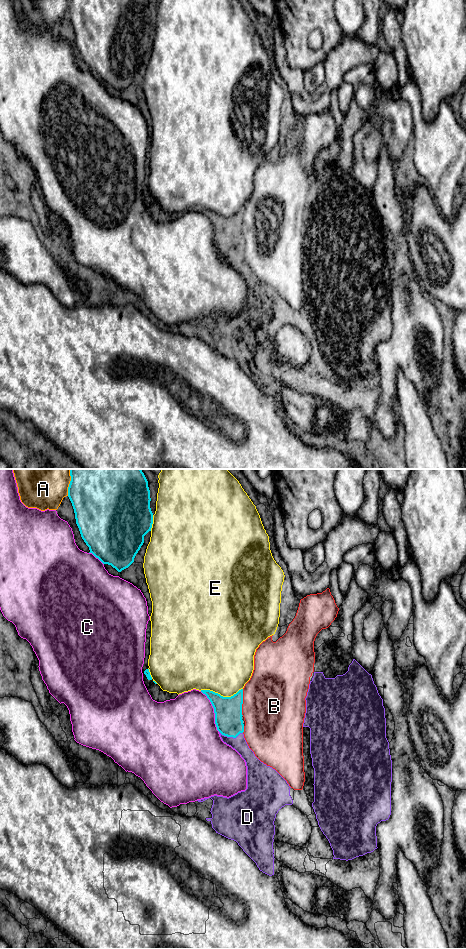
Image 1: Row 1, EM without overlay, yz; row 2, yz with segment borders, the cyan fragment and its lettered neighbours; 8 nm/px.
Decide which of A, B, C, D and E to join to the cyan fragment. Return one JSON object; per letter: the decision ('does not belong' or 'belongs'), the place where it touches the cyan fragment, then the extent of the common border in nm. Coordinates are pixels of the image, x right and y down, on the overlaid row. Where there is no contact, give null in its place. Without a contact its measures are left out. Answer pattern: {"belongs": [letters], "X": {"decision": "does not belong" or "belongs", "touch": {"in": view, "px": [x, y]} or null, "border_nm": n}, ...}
{"belongs": [], "A": {"decision": "does not belong", "touch": {"in": "yz", "px": [70, 482]}, "border_nm": 220}, "B": {"decision": "does not belong", "touch": {"in": "yz", "px": [242, 702]}, "border_nm": 220}, "C": {"decision": "does not belong", "touch": {"in": "yz", "px": [214, 711]}, "border_nm": 360}, "D": {"decision": "does not belong", "touch": {"in": "yz", "px": [231, 736]}, "border_nm": 190}, "E": {"decision": "does not belong", "touch": {"in": "yz", "px": [221, 696]}, "border_nm": 340}}

